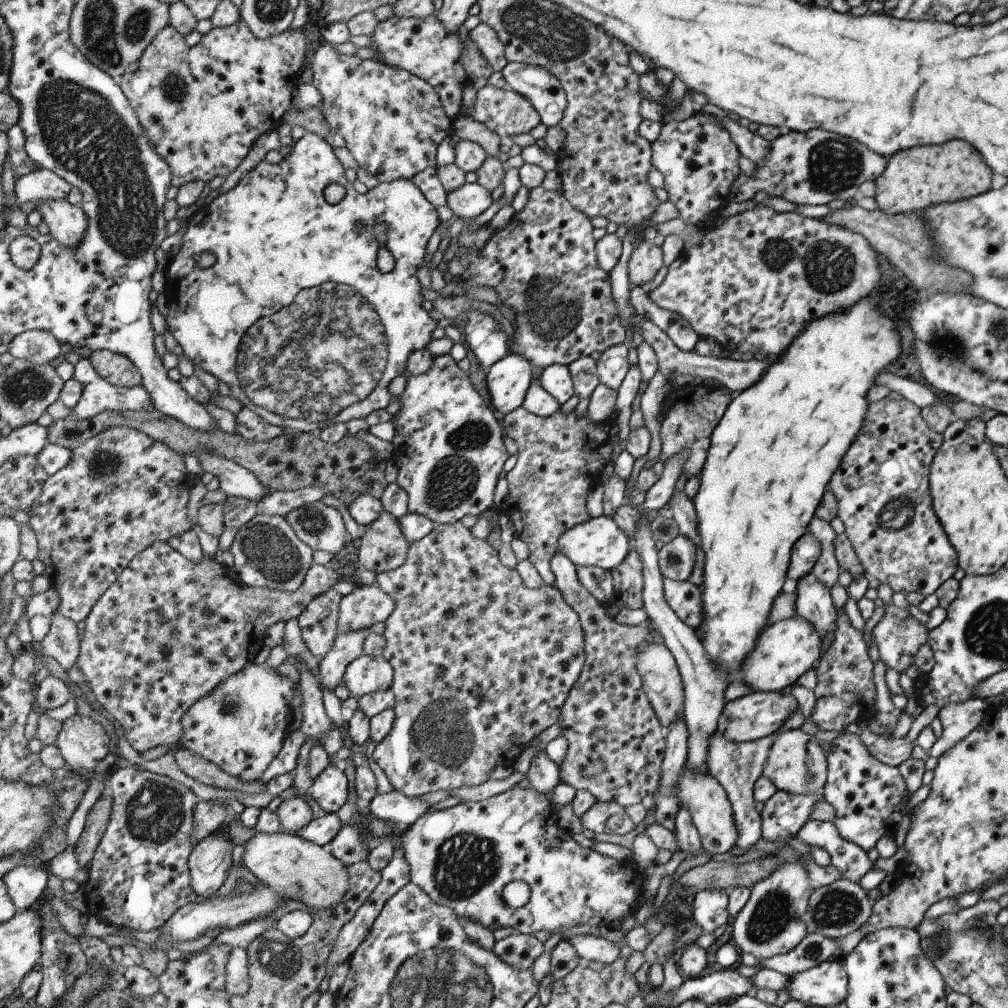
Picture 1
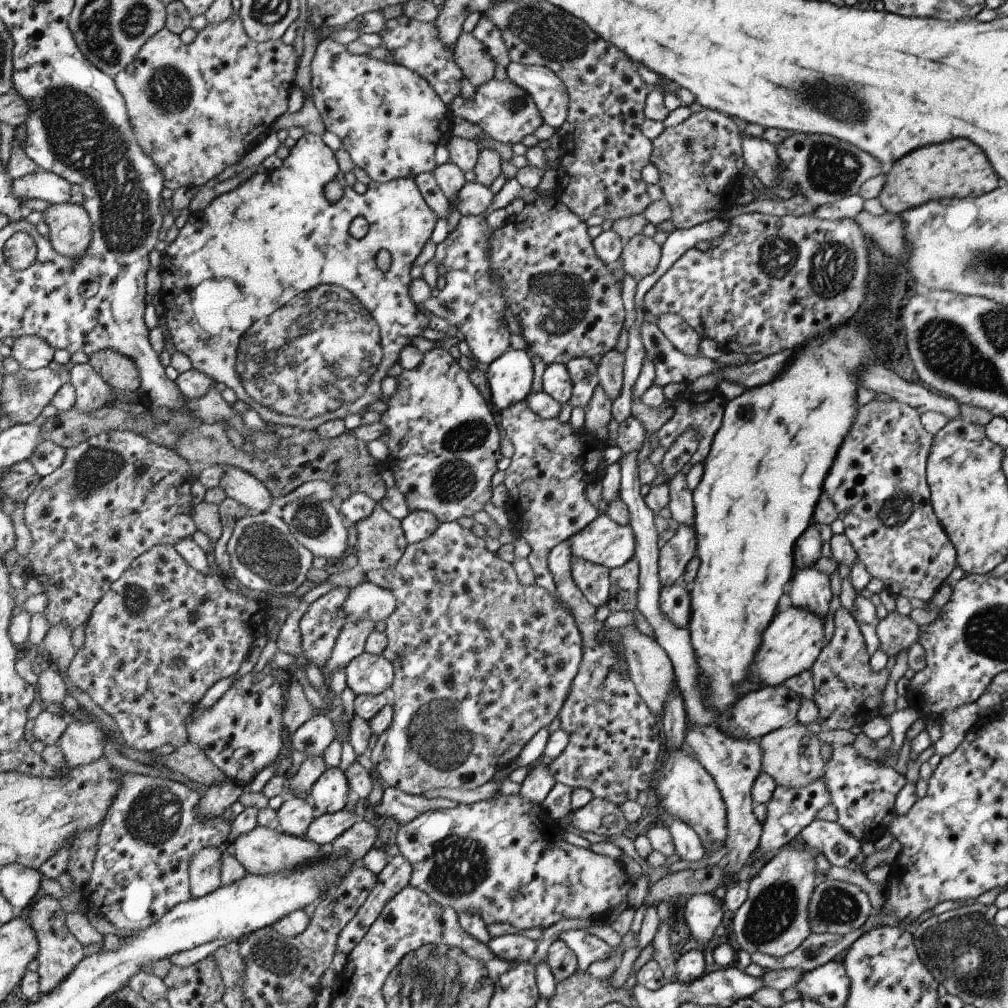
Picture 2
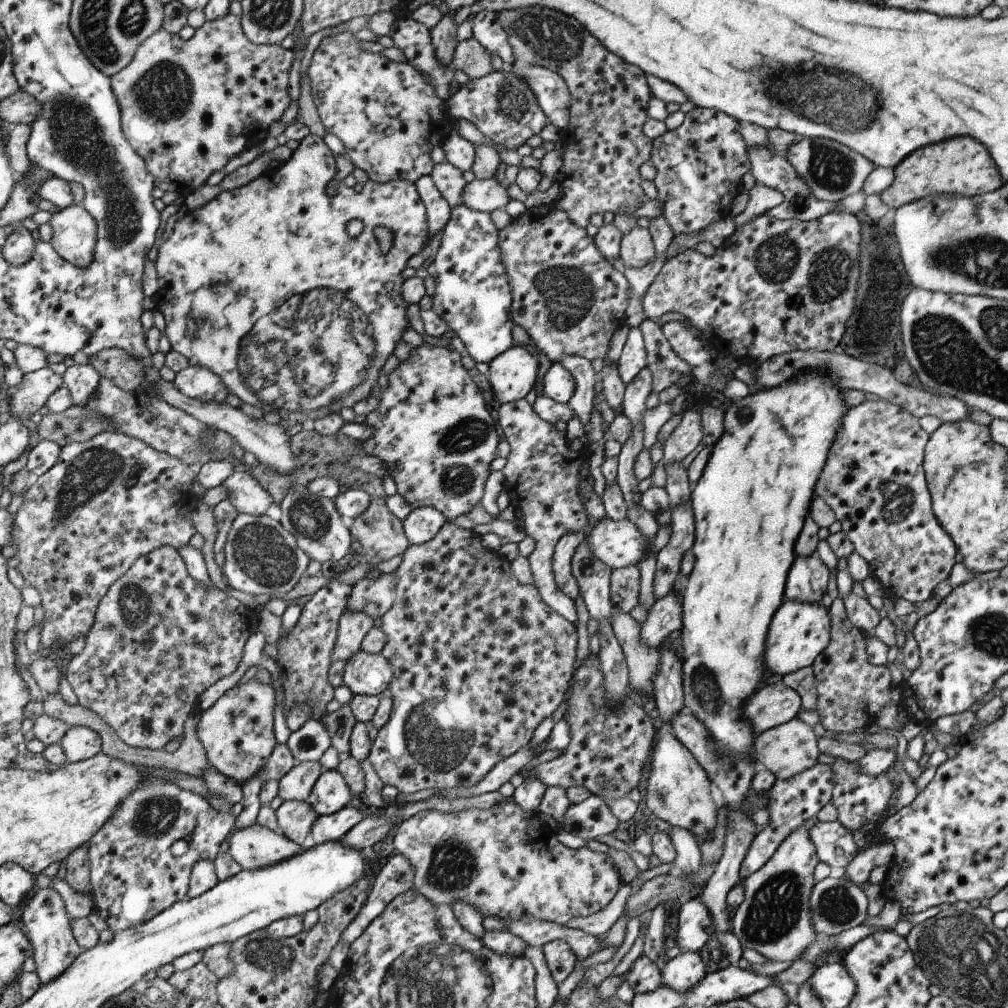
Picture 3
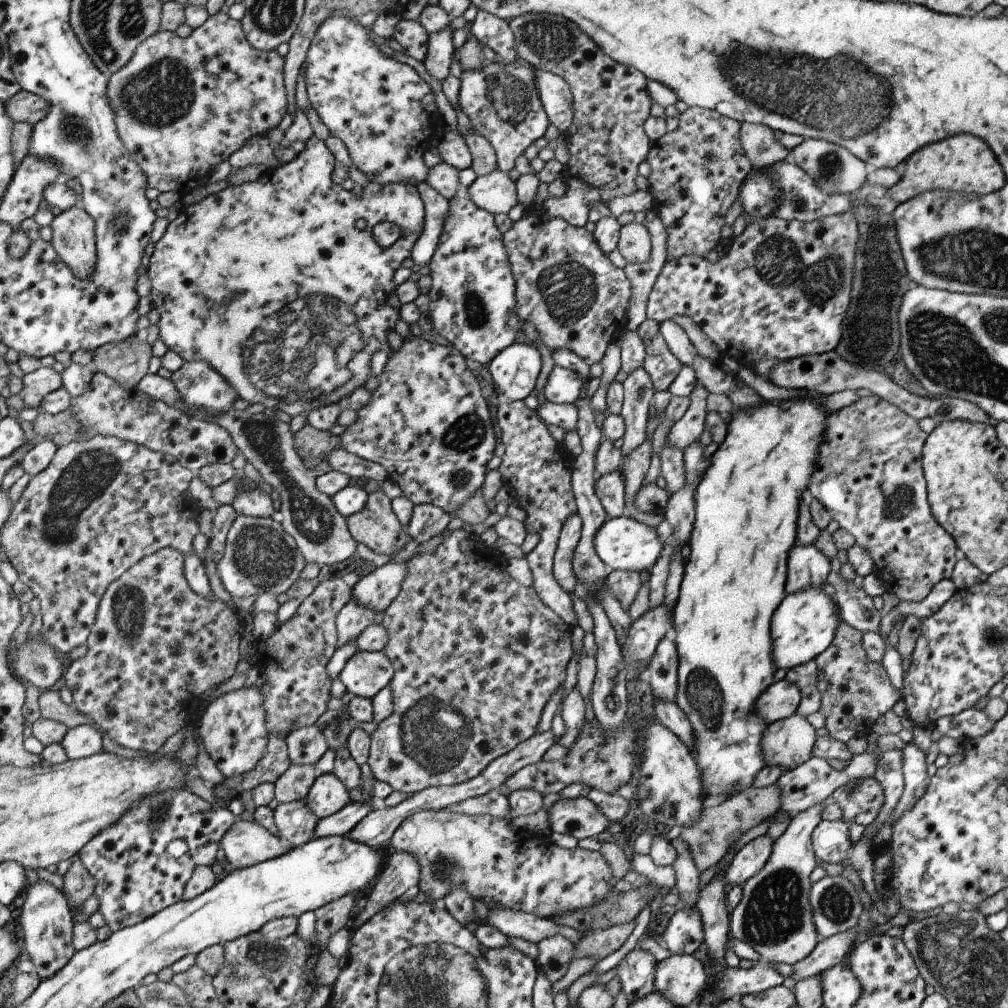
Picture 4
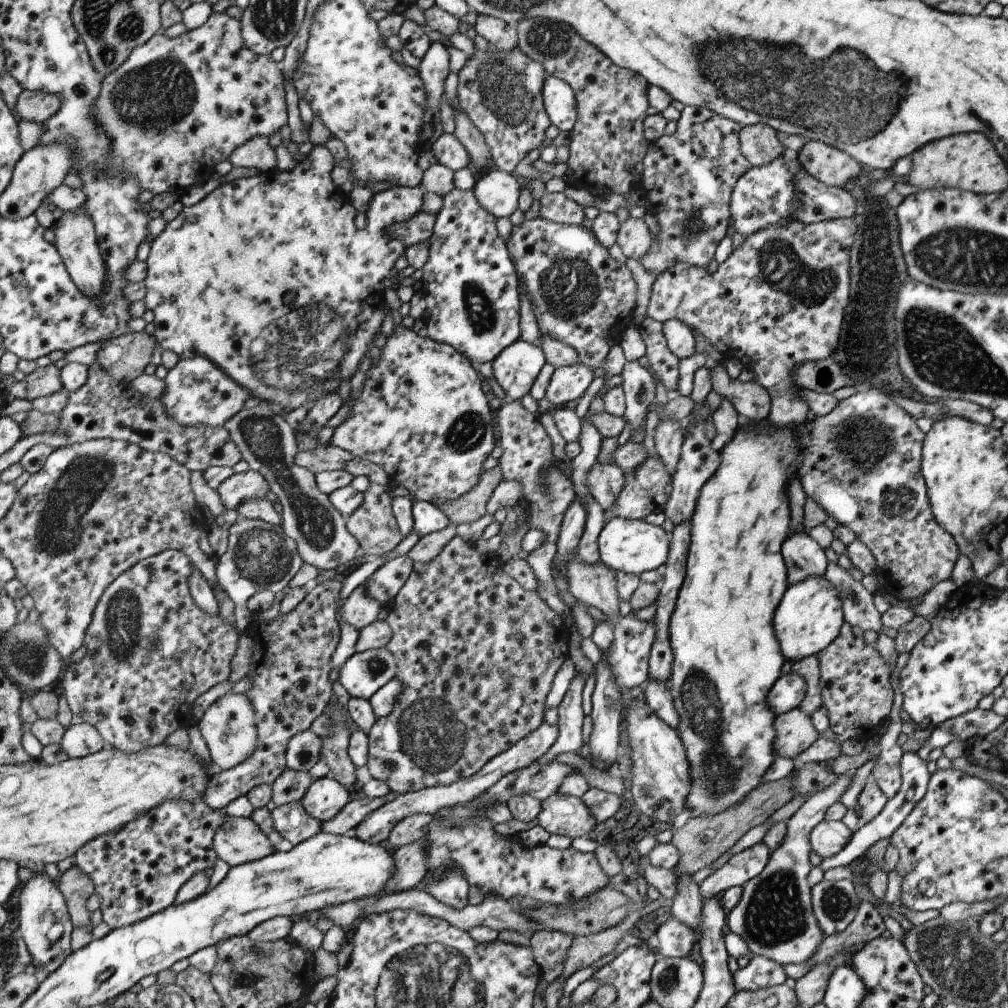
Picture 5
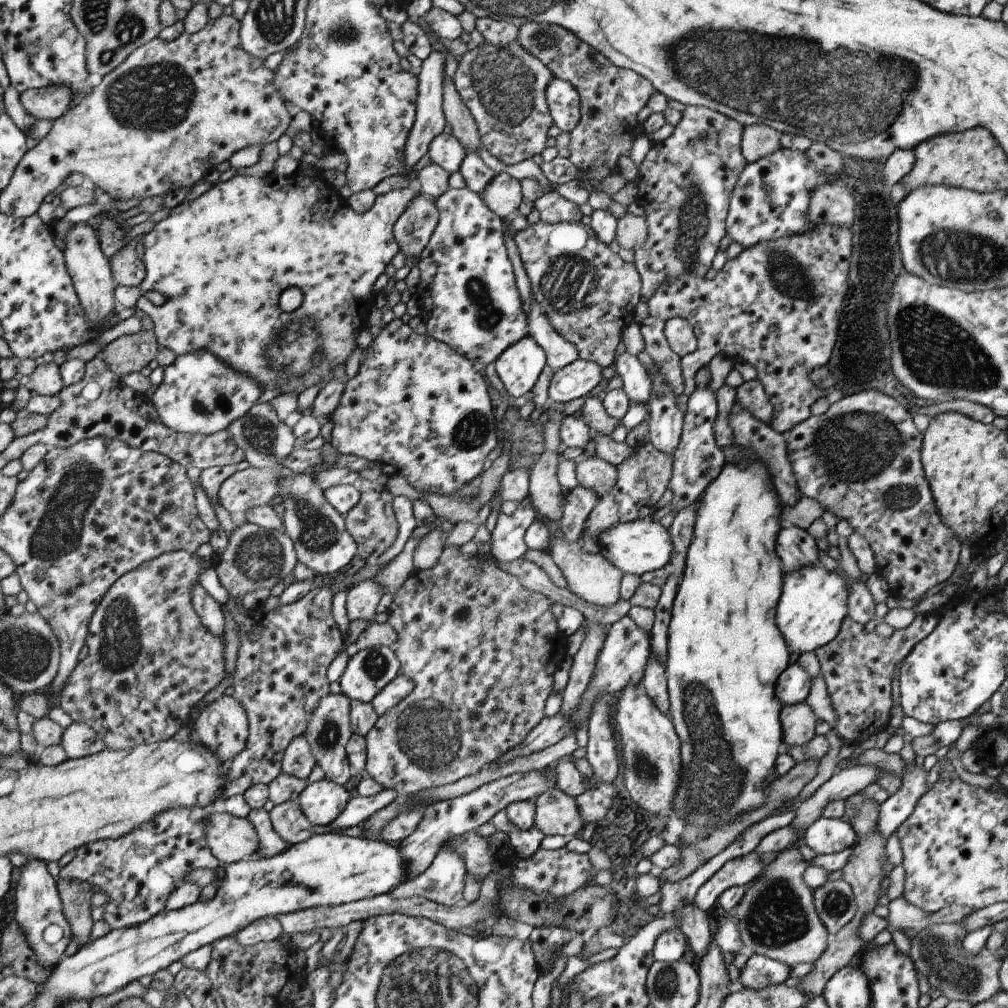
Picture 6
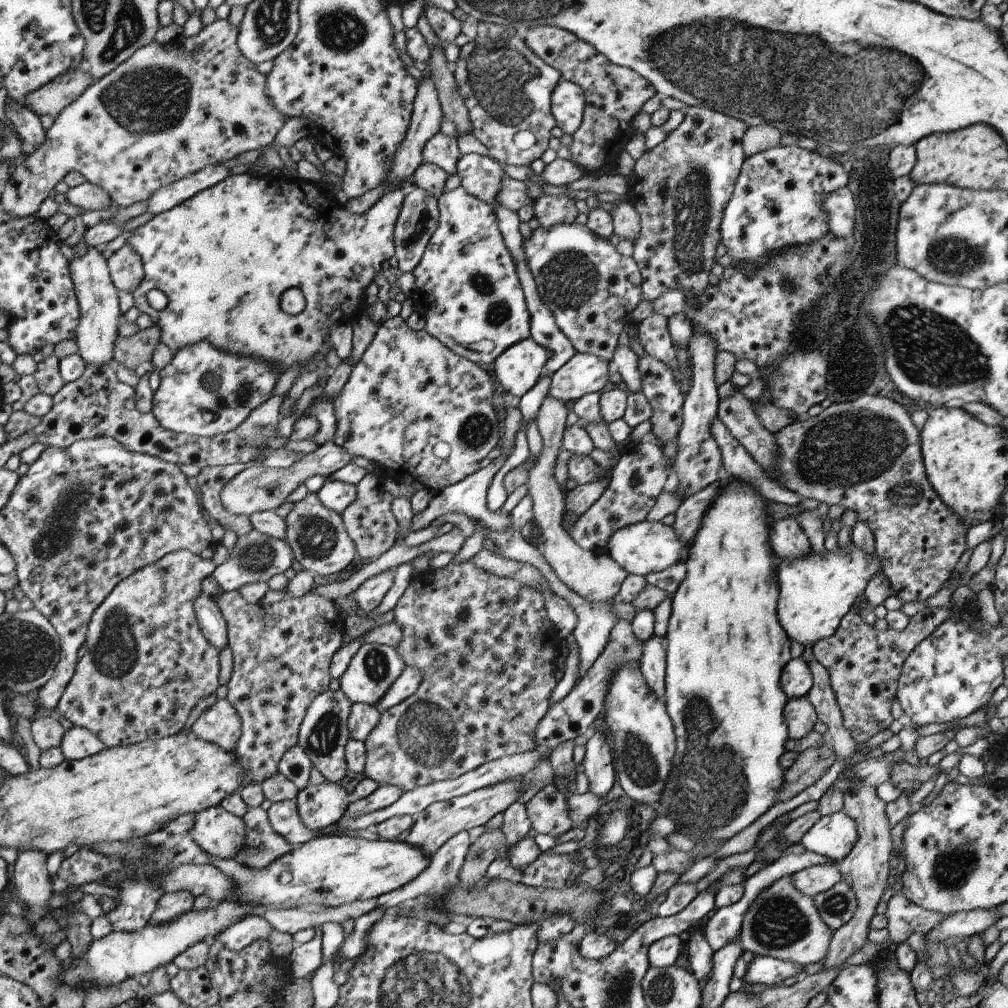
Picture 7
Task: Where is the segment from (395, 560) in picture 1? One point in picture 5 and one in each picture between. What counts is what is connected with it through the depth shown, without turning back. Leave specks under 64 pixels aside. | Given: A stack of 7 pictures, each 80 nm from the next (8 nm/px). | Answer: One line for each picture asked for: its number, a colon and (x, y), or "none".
2: (381, 542)
3: (381, 535)
4: (375, 526)
5: (373, 524)

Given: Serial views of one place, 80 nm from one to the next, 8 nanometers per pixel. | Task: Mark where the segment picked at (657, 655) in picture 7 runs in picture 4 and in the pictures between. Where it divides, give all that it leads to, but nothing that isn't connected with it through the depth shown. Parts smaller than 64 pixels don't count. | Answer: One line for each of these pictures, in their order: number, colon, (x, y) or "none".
4: (668, 714)
5: (658, 697)
6: (655, 681)

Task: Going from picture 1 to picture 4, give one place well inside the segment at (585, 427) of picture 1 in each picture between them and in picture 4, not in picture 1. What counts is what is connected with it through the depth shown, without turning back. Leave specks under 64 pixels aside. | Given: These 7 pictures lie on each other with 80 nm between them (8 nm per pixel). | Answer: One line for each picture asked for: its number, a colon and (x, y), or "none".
2: (553, 463)
3: (541, 474)
4: (535, 466)

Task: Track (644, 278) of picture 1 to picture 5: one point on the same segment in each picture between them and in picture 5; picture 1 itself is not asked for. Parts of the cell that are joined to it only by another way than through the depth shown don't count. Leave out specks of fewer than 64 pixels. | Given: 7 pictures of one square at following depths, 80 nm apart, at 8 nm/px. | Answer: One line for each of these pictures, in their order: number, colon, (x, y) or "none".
2: (641, 255)
3: (636, 249)
4: (634, 244)
5: (634, 238)

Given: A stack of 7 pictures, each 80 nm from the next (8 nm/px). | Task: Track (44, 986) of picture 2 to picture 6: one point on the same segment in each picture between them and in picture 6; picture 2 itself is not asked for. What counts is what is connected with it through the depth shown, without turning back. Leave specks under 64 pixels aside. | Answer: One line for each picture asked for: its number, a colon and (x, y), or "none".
3: (45, 920)
4: (46, 924)
5: (41, 905)
6: (38, 903)

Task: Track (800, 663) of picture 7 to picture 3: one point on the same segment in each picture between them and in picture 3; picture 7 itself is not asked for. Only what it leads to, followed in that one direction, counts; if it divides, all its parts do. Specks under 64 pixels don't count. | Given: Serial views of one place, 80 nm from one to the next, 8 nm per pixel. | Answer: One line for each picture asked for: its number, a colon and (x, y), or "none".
3: (775, 704)
4: (781, 699)
5: (788, 692)
6: (793, 686)

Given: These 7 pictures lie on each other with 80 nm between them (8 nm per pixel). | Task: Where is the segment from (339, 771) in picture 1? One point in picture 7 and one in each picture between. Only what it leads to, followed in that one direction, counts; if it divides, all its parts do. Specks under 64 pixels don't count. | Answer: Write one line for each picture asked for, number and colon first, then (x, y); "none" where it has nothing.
2: (329, 794)
3: (330, 794)
4: (328, 795)
5: (326, 797)
6: (321, 802)
7: (319, 806)

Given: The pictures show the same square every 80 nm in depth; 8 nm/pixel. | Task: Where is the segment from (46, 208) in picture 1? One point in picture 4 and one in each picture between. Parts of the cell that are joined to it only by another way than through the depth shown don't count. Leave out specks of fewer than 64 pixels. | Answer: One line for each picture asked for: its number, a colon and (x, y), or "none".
2: (70, 230)
3: (75, 232)
4: (74, 239)

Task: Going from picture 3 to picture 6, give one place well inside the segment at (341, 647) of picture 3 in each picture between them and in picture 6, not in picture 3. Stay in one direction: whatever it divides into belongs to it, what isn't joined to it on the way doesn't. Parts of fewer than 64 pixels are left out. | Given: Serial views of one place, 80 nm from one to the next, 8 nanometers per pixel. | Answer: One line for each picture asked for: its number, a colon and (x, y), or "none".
4: (354, 619)
5: (360, 610)
6: (363, 599)

